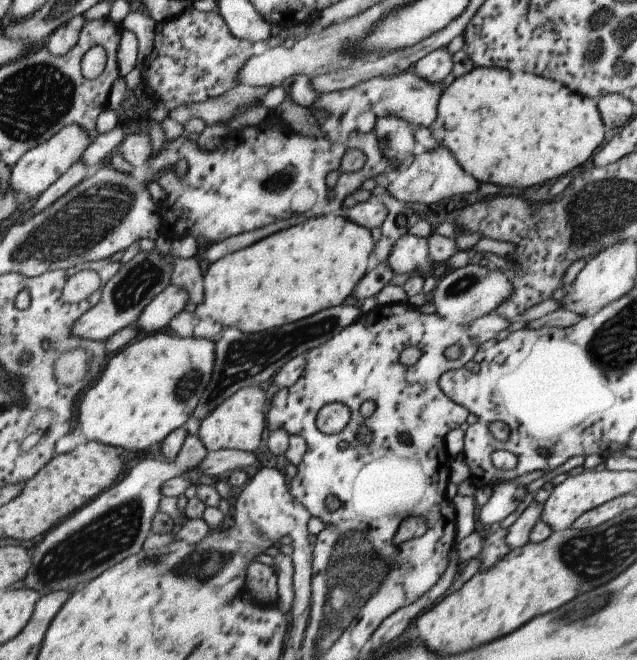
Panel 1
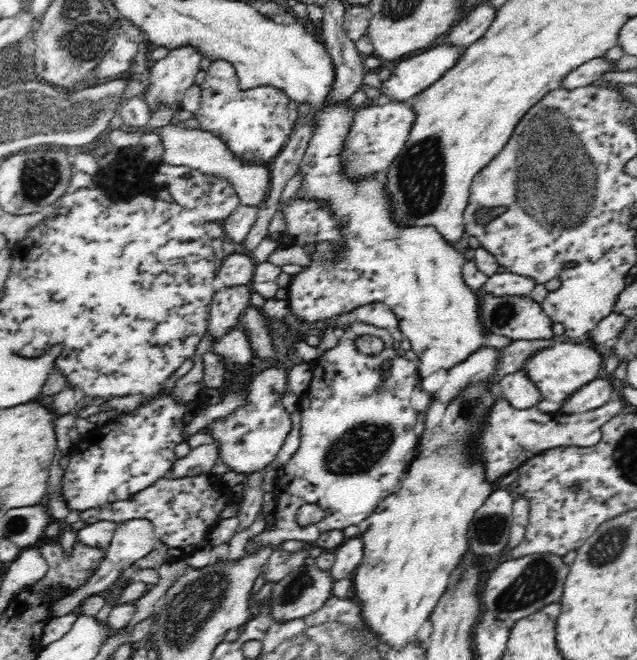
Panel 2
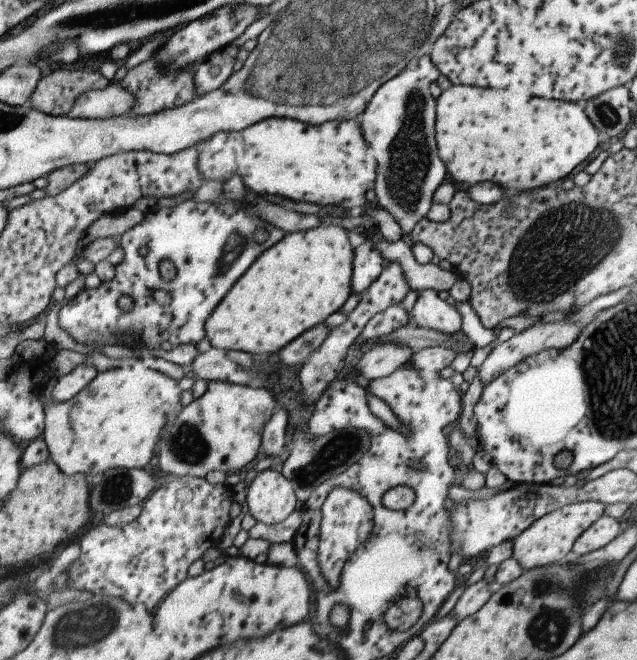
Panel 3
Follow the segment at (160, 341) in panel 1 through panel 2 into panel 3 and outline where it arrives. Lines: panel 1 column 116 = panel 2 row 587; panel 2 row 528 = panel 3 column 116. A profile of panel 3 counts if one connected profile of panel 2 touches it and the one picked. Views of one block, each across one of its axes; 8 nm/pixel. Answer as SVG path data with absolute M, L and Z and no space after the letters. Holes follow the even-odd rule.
M113 368L99 373L93 382L67 402L55 402L50 392L57 382L52 373L48 386L44 389L43 400L46 409L46 428L41 439L46 443L49 458L59 466L61 472L75 476L93 476L107 472L109 468L143 468L157 454L157 444L161 440L163 426L181 410L181 390L179 381L165 376L161 370L137 370L137 368Z

